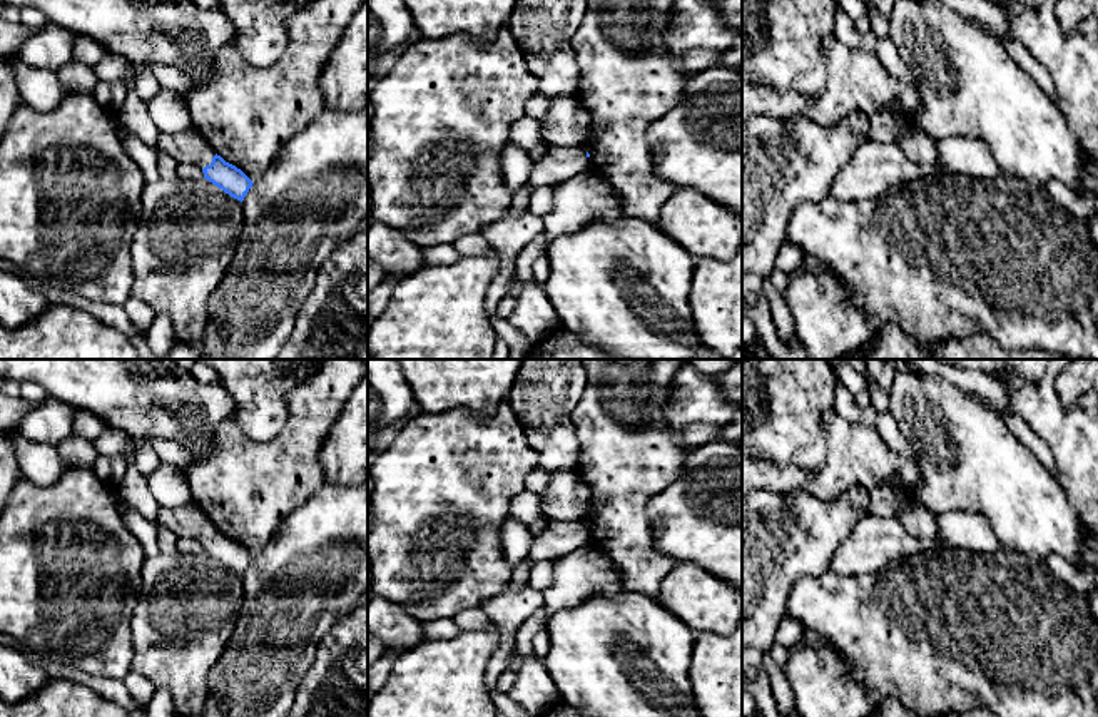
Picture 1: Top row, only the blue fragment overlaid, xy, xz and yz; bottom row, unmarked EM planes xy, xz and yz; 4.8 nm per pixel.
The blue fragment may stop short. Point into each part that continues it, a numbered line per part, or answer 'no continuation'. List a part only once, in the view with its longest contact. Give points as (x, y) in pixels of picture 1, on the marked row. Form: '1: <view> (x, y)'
1: xy (188, 146)

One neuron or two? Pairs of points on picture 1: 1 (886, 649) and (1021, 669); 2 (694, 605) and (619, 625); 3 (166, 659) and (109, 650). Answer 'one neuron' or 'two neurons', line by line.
1: one neuron
2: two neurons
3: two neurons

